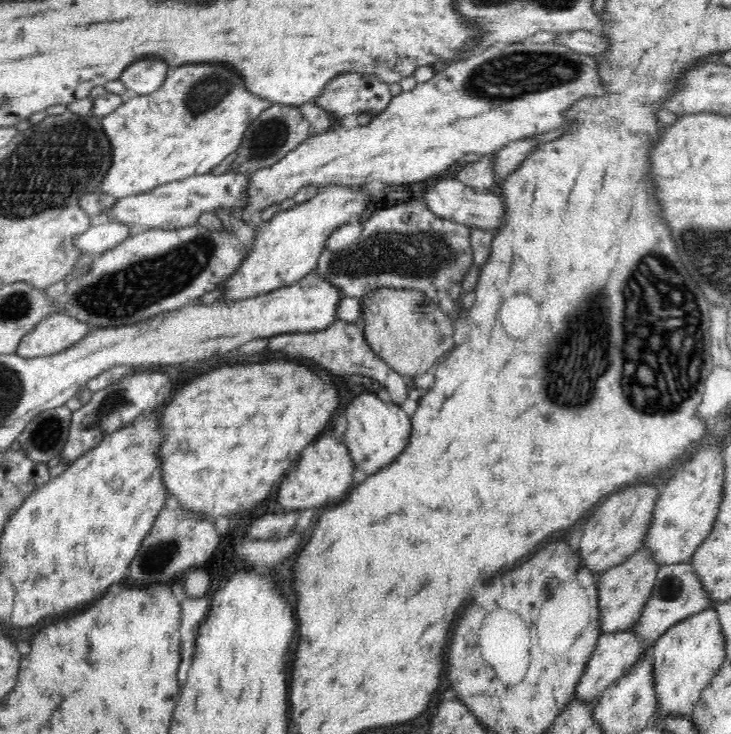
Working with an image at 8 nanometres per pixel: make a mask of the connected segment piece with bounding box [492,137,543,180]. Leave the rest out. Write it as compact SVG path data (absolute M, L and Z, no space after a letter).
M530 137L510 141L507 145L504 145L504 148L495 153L494 160L492 160L496 178L502 180L512 174L512 171L515 171L540 143L543 142L532 140Z

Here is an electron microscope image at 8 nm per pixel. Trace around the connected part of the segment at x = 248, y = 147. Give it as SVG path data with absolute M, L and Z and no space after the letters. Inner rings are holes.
M272 103L264 109L245 130L241 138L236 160L232 162L229 170L252 174L255 170L266 169L280 162L290 150L294 150L308 136L308 128L311 124L304 118L297 106L290 107L280 103Z

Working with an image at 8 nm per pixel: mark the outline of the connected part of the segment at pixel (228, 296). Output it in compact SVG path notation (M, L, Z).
M355 185L323 186L310 200L280 211L268 222L256 226L252 250L244 256L238 270L216 286L223 293L219 301L238 302L256 298L291 285L313 272L330 234L343 224L357 221L366 212L370 198L370 193L364 193Z

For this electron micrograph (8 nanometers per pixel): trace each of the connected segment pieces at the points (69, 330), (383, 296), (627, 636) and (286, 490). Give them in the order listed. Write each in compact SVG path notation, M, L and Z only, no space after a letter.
M60 312L46 315L18 343L15 353L20 358L36 358L56 354L76 344L92 326Z
M382 287L362 299L359 322L370 348L407 381L434 366L454 348L449 315L427 294L410 288Z
M633 627L623 630L624 632L614 632L614 634L601 634L593 653L588 659L588 664L576 684L575 698L580 701L595 702L603 690L622 678L638 661L642 659L642 654L646 652L646 646L635 634Z
M322 436L312 446L308 446L298 464L290 468L280 482L280 488L276 492L276 506L284 510L301 511L314 508L322 510L327 502L337 501L348 494L348 490L355 486L352 483L352 474L355 472L352 459L342 438L330 438Z

